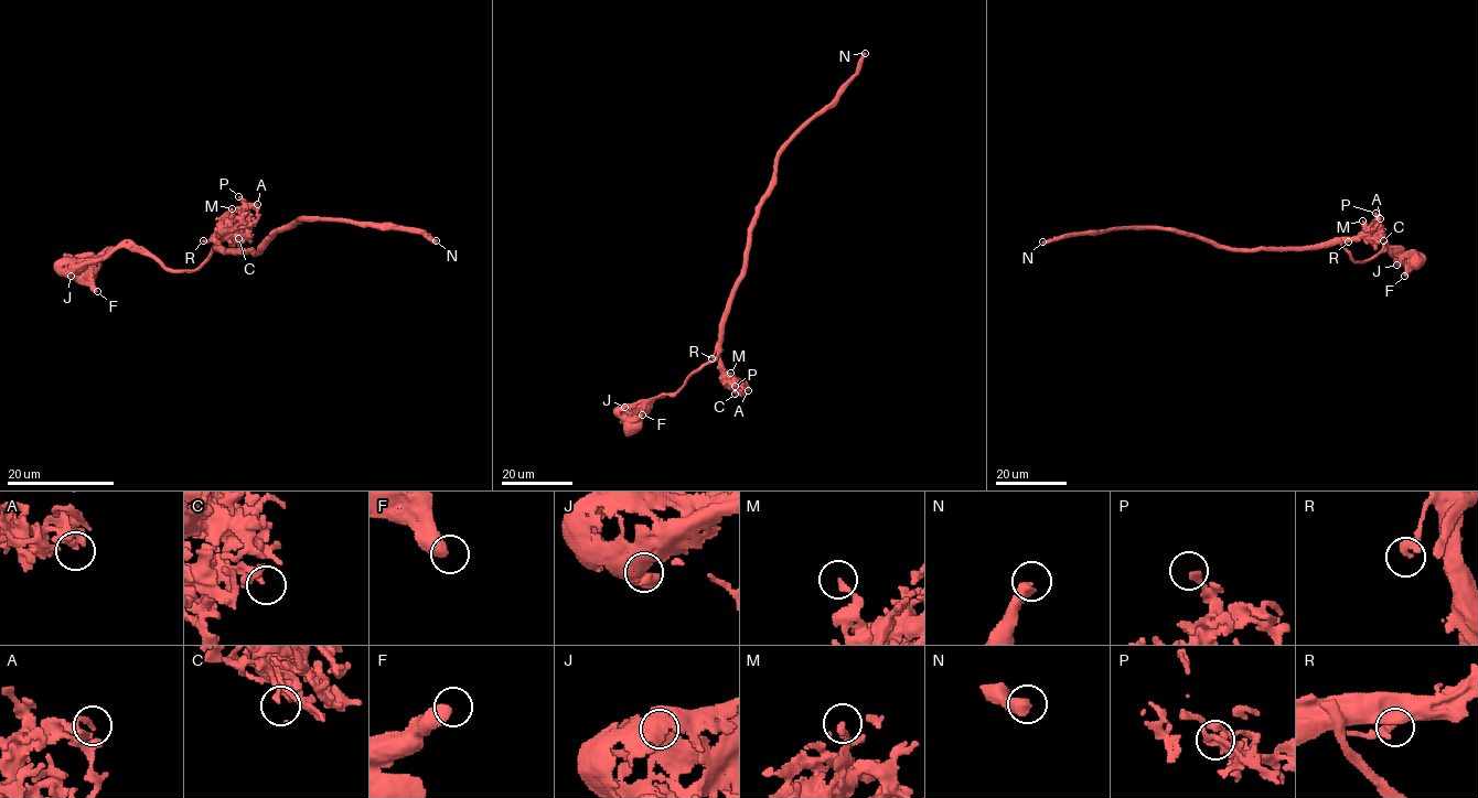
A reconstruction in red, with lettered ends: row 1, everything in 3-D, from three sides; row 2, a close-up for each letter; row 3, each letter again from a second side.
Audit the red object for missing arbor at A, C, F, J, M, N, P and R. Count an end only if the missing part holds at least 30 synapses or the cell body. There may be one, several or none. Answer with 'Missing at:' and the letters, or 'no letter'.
Missing at: no letter

